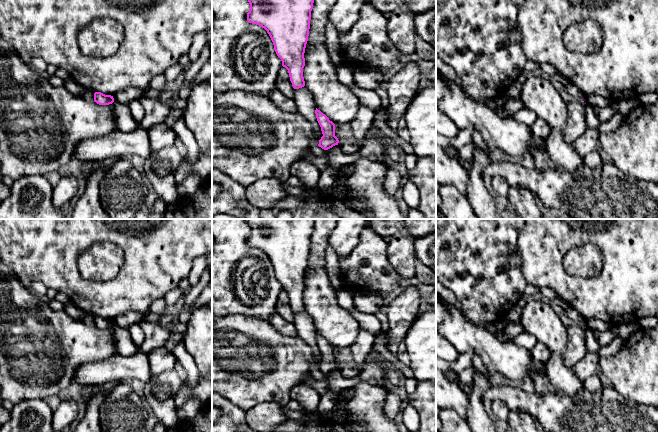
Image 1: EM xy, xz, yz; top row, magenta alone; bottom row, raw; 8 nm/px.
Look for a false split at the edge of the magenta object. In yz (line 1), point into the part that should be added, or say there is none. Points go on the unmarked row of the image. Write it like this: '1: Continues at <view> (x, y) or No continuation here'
1: No continuation here

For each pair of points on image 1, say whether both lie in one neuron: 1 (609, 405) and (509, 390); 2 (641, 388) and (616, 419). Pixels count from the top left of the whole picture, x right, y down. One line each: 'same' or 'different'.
1: same
2: different

